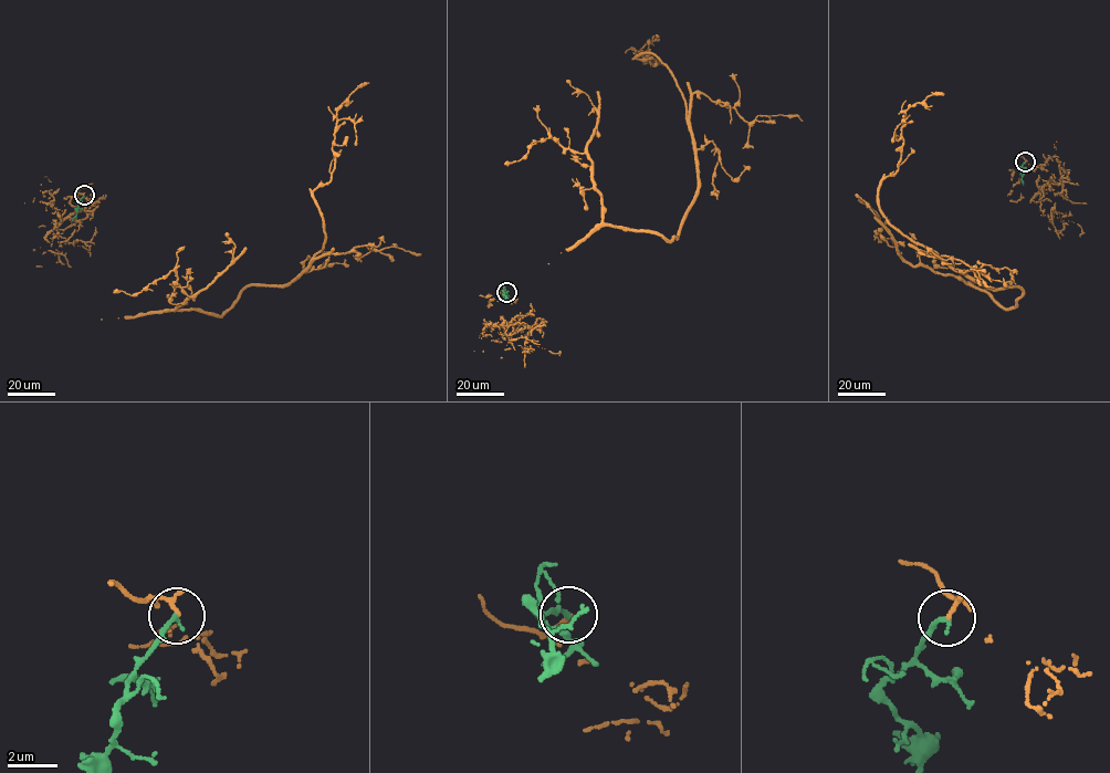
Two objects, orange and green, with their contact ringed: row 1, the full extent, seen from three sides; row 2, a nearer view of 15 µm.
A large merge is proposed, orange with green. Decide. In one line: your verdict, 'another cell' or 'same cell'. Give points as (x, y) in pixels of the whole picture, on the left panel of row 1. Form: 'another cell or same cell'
another cell

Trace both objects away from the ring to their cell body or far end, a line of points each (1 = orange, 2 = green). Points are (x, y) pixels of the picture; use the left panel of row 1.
1: (84, 196), (102, 319), (221, 315), (324, 248), (312, 194), (336, 114), (368, 83)
2: (84, 196), (72, 220)

